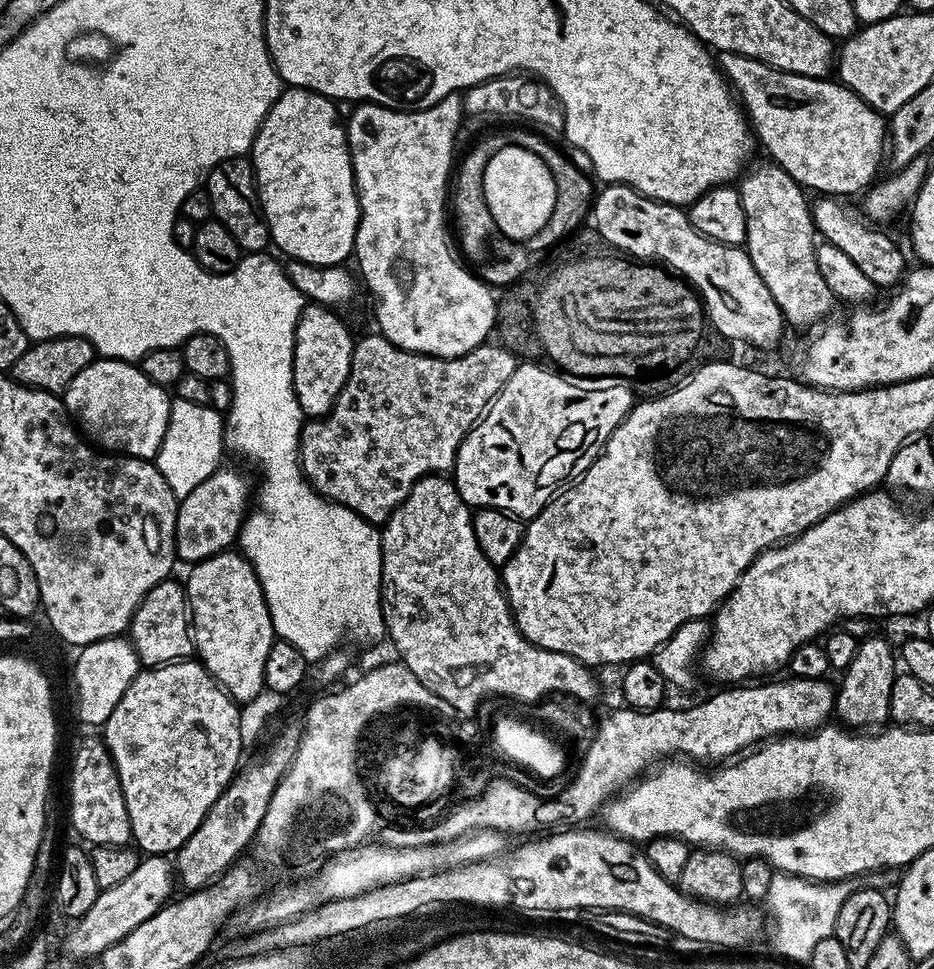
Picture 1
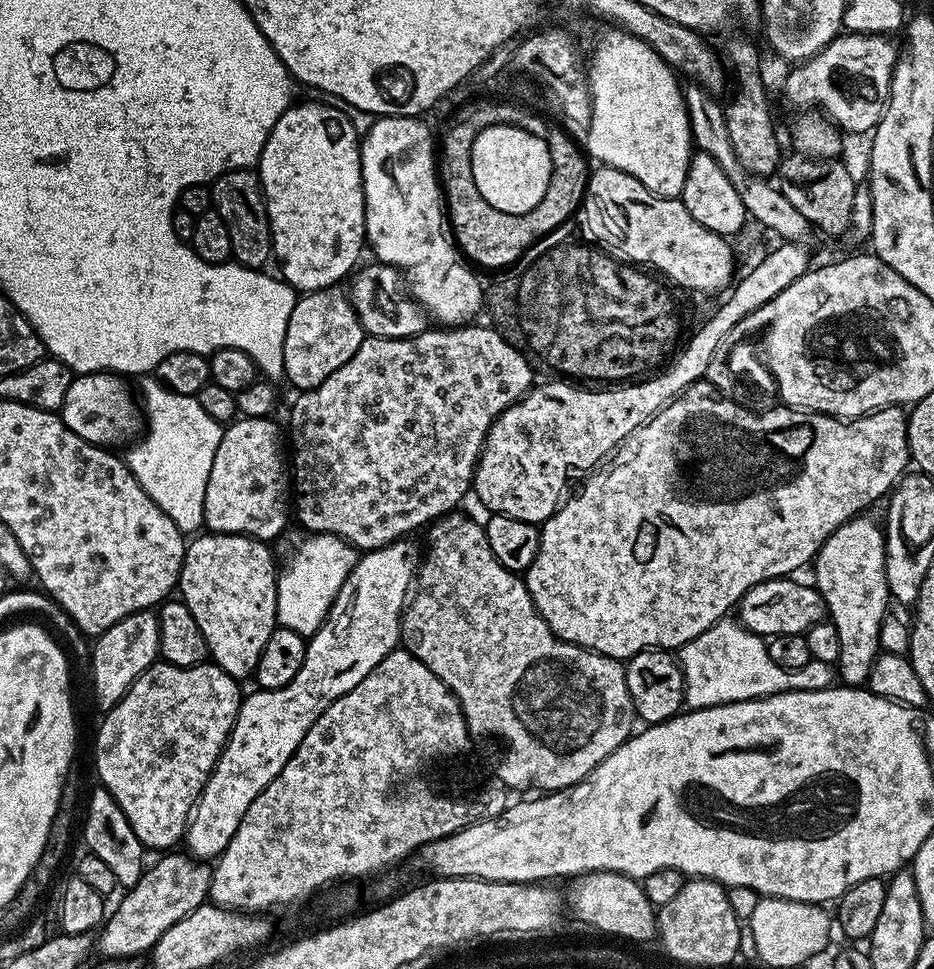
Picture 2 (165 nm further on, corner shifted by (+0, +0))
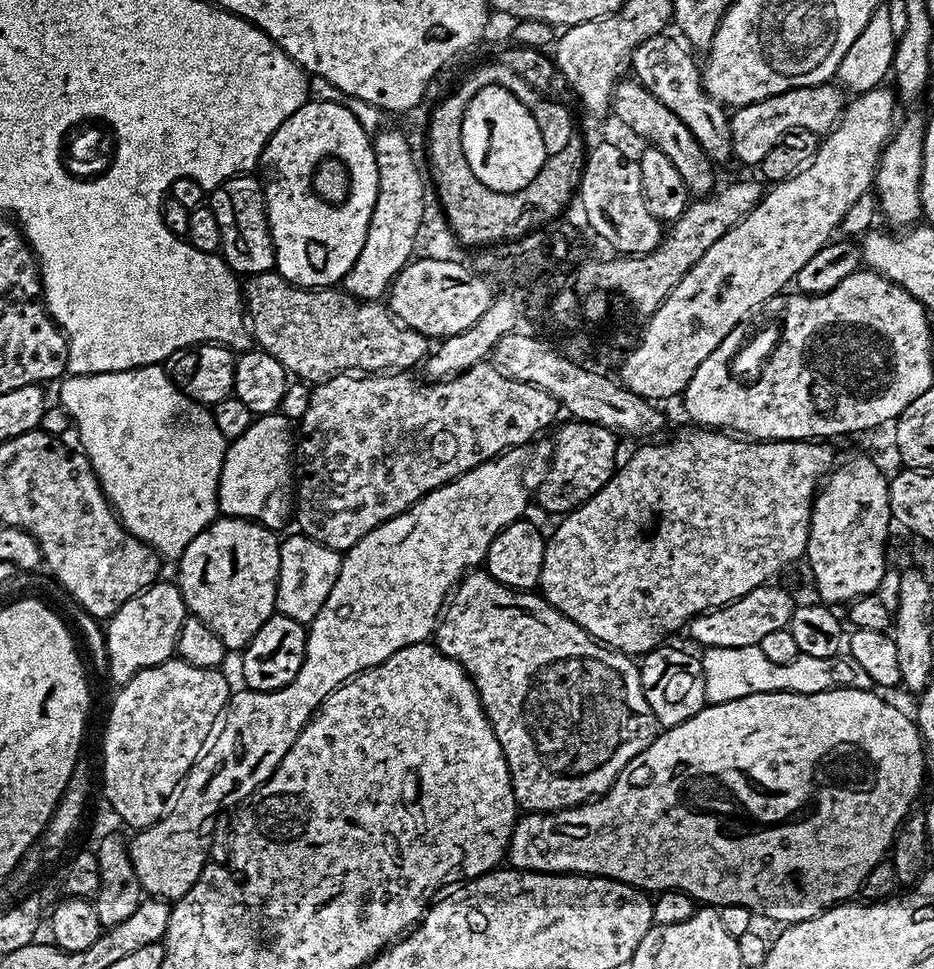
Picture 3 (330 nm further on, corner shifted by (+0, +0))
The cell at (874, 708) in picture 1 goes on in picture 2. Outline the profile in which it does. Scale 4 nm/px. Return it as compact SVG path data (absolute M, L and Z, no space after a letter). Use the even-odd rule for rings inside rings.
M868 514L848 520L820 548L814 561L814 587L825 600L827 615L838 630L842 654L838 661L838 676L845 685L867 685L868 675L880 655L880 631L889 615L890 595L885 568L885 529L875 524Z

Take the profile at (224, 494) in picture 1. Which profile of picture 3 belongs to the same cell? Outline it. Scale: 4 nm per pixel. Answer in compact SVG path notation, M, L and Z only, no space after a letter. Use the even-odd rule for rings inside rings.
M274 411L268 416L257 416L253 419L246 434L230 441L224 461L222 474L218 478L218 498L216 503L225 517L237 520L254 520L265 528L280 530L290 520L290 497L294 492L294 424L286 417Z

